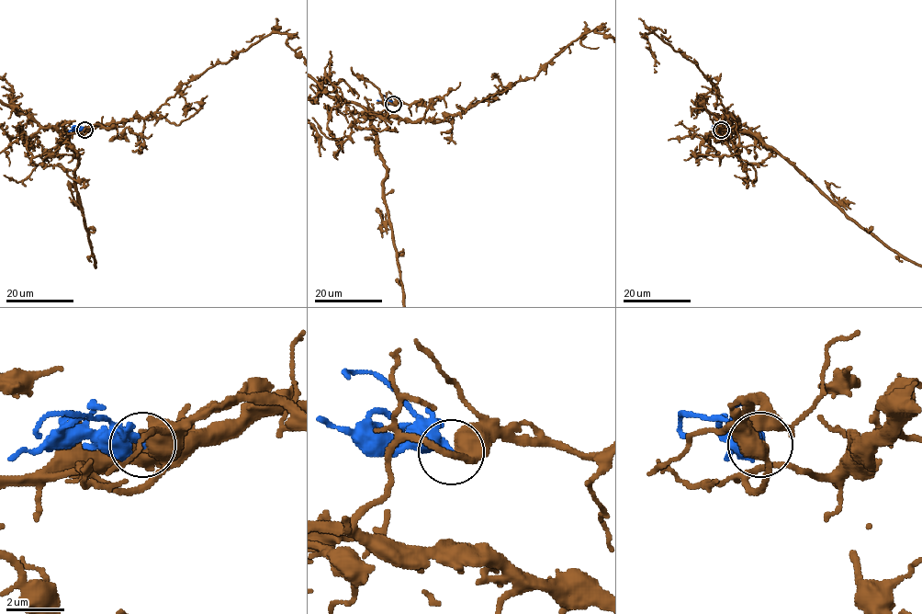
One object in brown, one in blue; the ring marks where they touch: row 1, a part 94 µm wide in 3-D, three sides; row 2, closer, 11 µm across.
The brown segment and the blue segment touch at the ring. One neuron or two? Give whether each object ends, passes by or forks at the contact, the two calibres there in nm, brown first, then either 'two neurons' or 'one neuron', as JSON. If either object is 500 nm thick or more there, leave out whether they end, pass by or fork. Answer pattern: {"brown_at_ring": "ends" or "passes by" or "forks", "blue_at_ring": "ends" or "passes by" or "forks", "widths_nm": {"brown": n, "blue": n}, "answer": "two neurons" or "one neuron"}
{"brown_at_ring": "passes by", "blue_at_ring": "ends", "widths_nm": {"brown": 400, "blue": 440}, "answer": "one neuron"}

